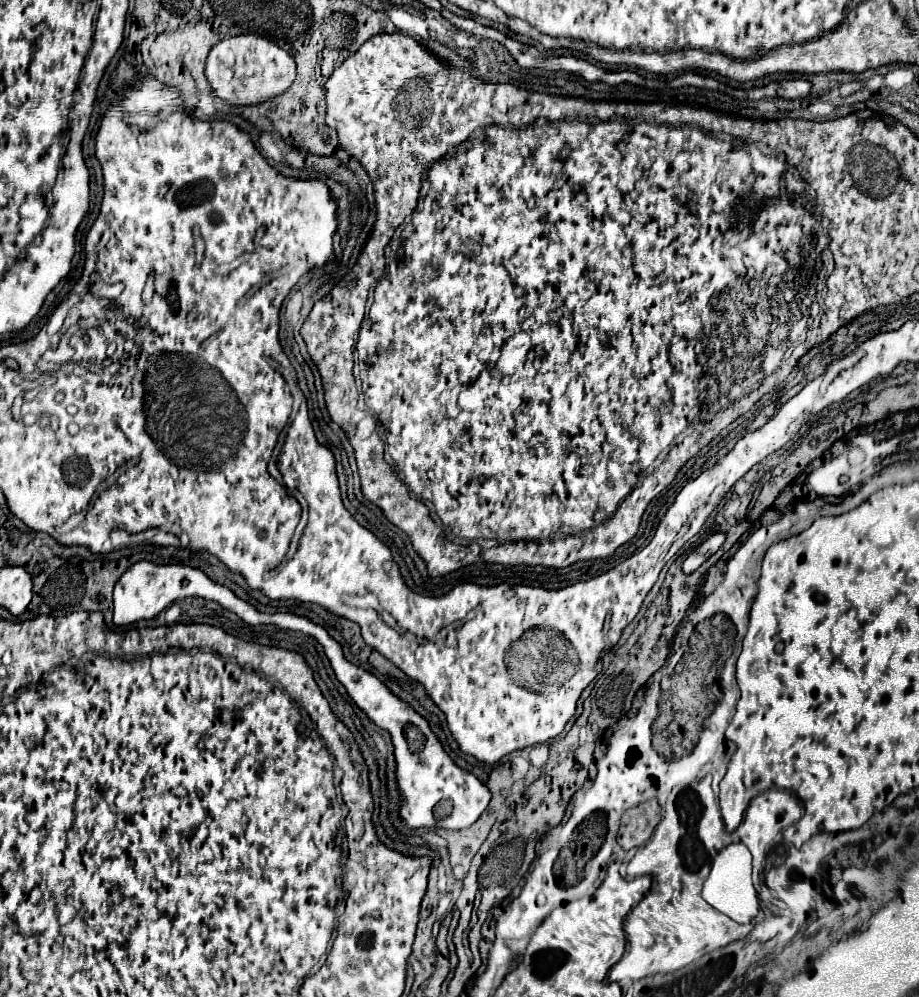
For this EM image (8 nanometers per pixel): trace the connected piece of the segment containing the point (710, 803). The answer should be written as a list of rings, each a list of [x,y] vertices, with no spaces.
[[[711,777],[691,783],[687,789],[675,787],[669,793],[661,823],[627,865],[627,875],[649,875],[653,879],[653,887],[627,915],[627,951],[609,971],[609,981],[639,981],[661,971],[677,971],[715,949],[743,939],[753,929],[753,925],[739,925],[717,913],[717,909],[701,897],[701,889],[715,855],[733,839],[735,835],[727,833],[719,815]]]

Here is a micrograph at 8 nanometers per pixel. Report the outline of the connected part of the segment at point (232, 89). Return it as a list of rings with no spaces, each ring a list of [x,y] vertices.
[[[251,33],[221,39],[207,57],[207,81],[213,93],[231,105],[257,105],[281,95],[293,83],[293,71],[295,61],[285,49]]]

